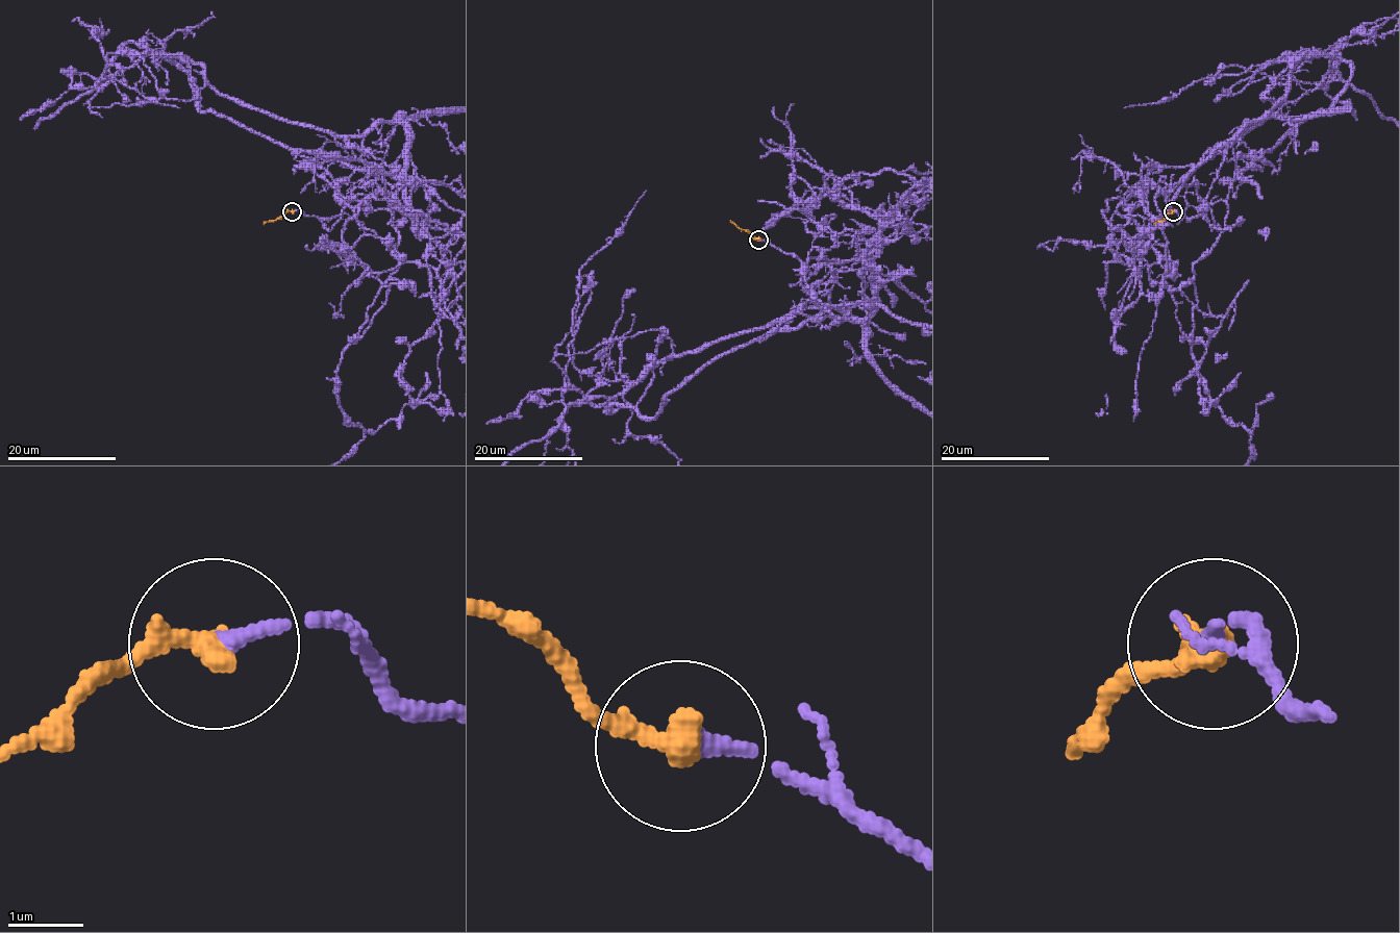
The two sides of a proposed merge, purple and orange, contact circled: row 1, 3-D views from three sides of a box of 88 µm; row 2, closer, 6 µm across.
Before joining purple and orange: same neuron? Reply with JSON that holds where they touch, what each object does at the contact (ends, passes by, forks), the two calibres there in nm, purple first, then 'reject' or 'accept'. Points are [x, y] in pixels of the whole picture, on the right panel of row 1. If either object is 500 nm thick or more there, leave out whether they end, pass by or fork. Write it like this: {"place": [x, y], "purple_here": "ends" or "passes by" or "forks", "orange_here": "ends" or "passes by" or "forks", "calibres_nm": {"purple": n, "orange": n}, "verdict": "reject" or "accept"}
{"place": [1173, 211], "purple_here": "ends", "orange_here": "ends", "calibres_nm": {"purple": 200, "orange": 400}, "verdict": "accept"}

